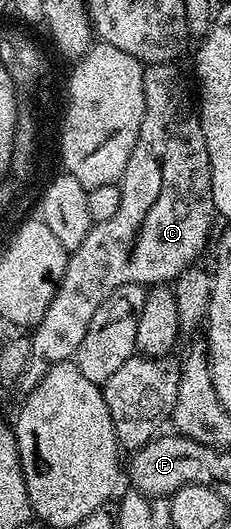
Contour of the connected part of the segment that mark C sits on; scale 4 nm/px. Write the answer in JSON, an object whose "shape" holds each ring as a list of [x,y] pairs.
{"shape":[[[175,62],[145,66],[146,109],[136,148],[120,183],[122,205],[110,221],[93,225],[86,241],[69,254],[66,273],[42,321],[31,328],[32,360],[20,378],[21,392],[33,391],[55,363],[67,363],[75,356],[94,313],[114,289],[127,283],[164,285],[175,281],[206,247],[214,216],[210,157],[193,88],[188,88],[187,77],[176,66]]]}

